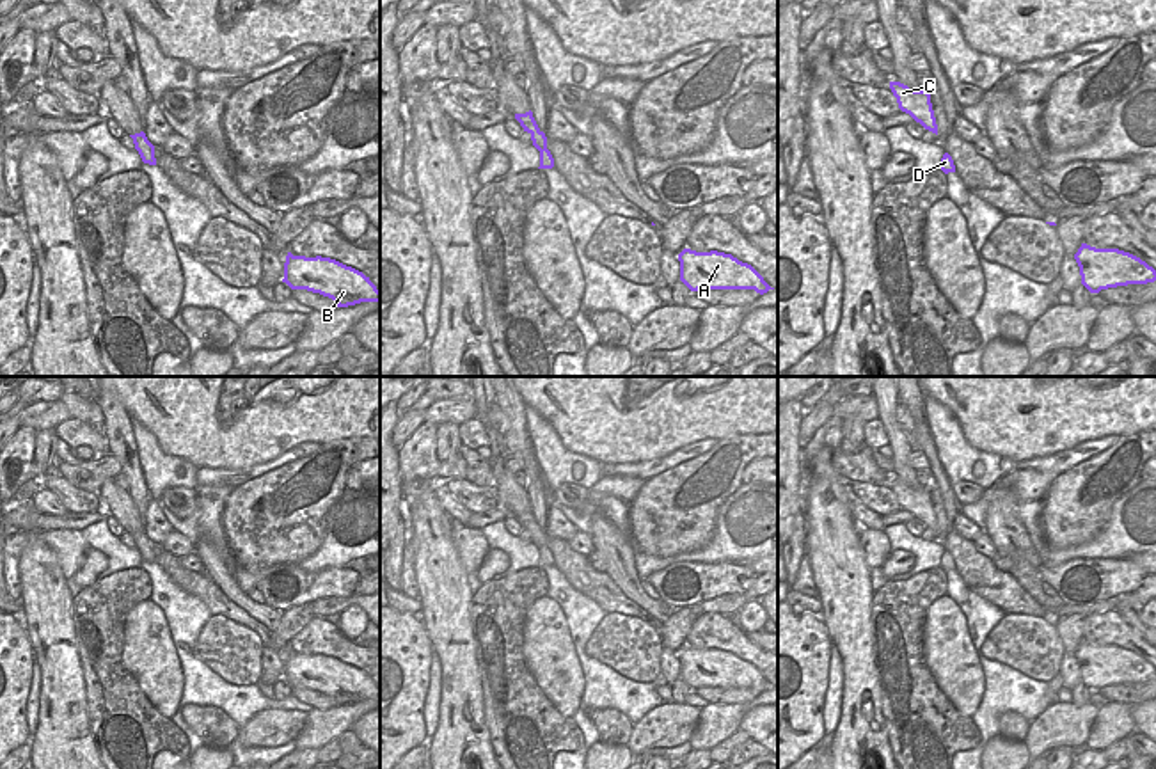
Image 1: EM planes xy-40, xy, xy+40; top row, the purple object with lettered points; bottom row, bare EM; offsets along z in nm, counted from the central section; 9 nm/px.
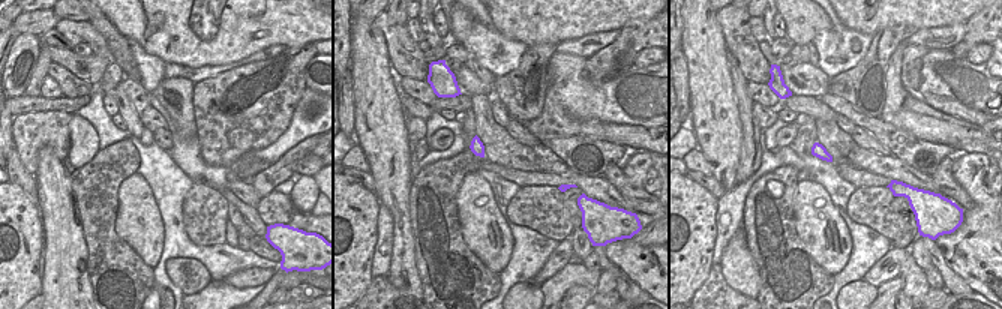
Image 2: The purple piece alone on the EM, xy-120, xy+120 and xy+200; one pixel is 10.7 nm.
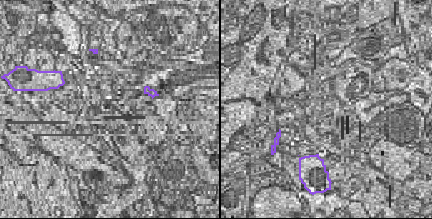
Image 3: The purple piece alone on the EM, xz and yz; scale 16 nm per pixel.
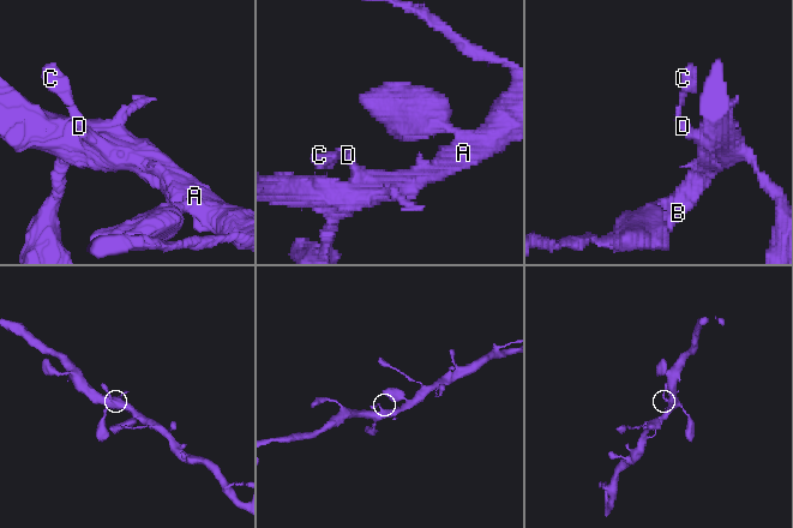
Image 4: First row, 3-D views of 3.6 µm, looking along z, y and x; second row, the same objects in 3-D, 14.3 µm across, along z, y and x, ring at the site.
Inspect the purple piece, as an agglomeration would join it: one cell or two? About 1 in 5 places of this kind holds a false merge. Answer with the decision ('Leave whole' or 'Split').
Leave whole

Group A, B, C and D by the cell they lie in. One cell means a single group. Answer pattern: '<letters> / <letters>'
A B C D

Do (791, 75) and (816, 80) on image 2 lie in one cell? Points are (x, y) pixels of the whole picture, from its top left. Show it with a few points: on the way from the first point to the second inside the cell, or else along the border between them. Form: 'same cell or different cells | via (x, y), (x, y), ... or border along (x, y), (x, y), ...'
same cell | via (797, 78), (810, 80)

